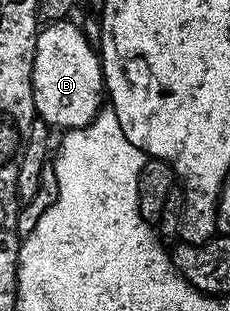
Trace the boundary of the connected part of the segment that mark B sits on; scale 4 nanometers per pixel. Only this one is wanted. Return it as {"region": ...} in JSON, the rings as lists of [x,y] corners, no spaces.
{"region":[[[69,19],[56,20],[47,23],[39,31],[32,66],[32,90],[37,119],[54,130],[83,128],[94,121],[98,109],[104,104],[99,53],[89,45],[81,27],[77,23],[70,23]]]}

